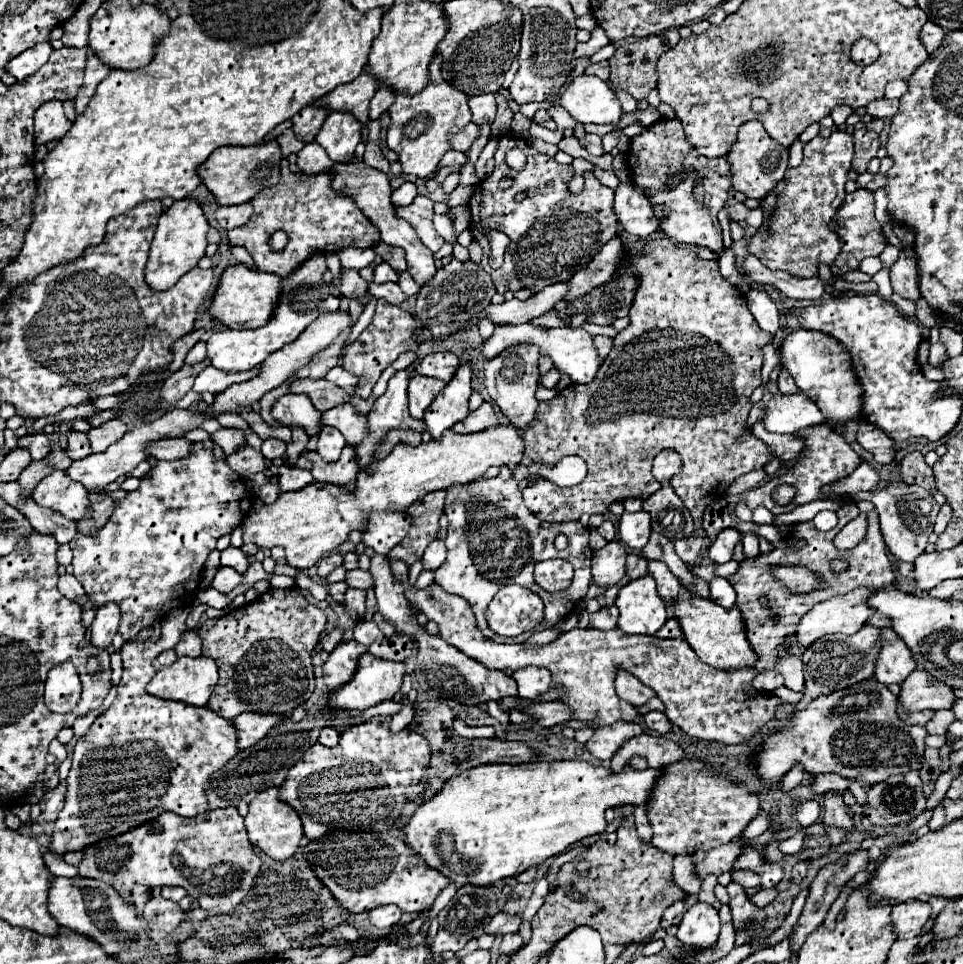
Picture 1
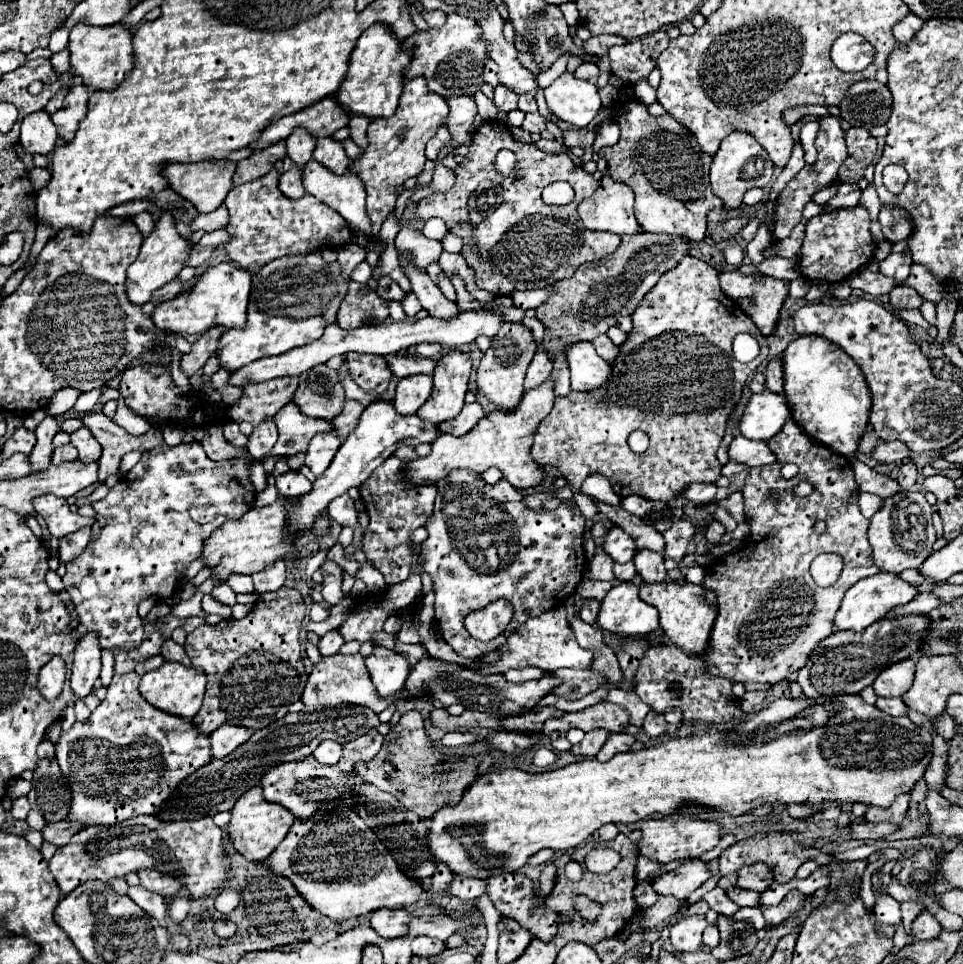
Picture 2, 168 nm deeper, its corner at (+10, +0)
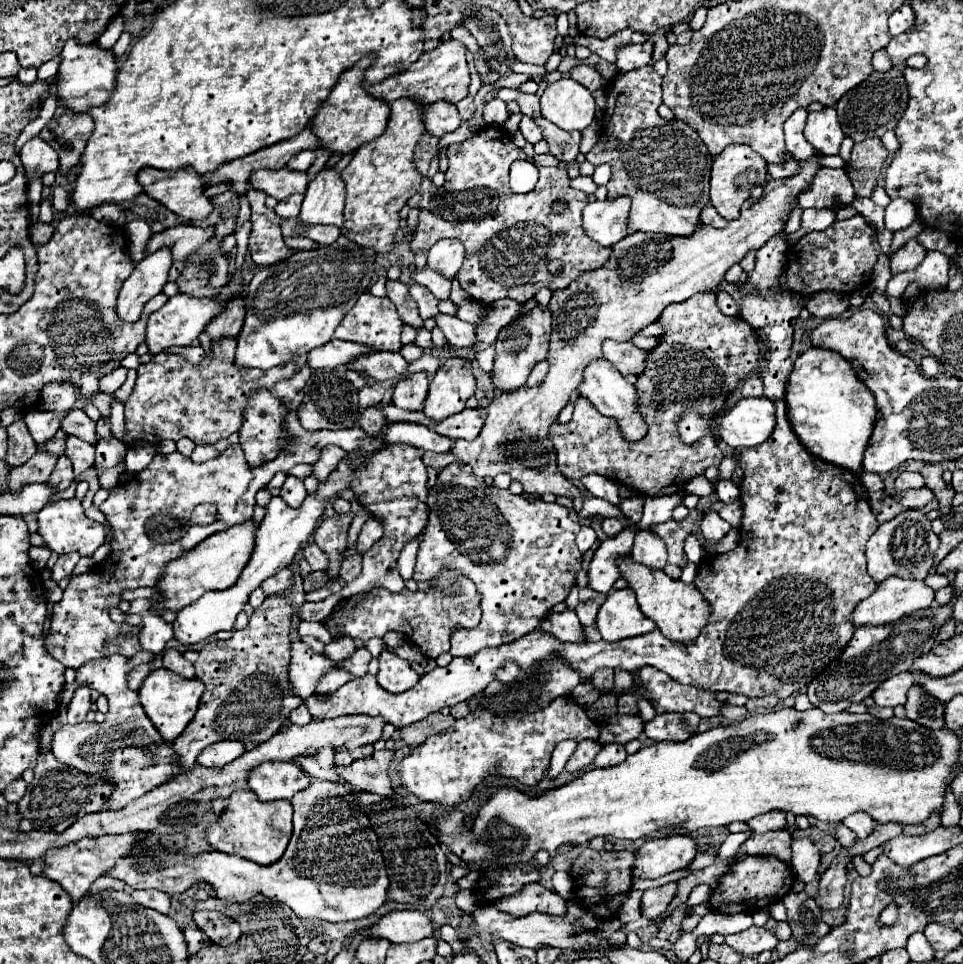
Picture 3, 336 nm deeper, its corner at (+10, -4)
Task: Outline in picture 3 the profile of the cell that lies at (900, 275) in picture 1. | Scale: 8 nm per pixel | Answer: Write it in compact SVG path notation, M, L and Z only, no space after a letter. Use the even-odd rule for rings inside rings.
M912 238L910 242L906 242L904 248L896 250L896 254L890 256L890 268L892 268L892 274L898 274L898 272L904 272L904 270L914 270L926 256L926 248L916 240Z

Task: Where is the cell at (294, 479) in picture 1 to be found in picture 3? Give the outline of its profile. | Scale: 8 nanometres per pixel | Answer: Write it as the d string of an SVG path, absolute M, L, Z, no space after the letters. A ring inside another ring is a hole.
M288 476L286 482L284 482L284 486L282 486L280 498L282 498L288 506L292 506L292 508L300 508L306 496L308 496L308 492L306 492L306 488L304 488L304 482L298 480L296 476Z

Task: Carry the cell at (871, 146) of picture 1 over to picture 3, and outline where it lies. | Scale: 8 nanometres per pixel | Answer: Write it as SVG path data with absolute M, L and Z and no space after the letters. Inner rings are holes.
M868 138L854 144L852 158L846 162L846 174L854 184L856 196L872 196L888 154L890 152L884 148L880 138Z

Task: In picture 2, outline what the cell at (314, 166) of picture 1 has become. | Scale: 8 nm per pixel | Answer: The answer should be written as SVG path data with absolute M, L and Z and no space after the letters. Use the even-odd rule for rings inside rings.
M292 164L290 170L282 172L280 176L280 190L284 196L288 198L300 198L304 196L304 184L302 184L302 166L300 164Z

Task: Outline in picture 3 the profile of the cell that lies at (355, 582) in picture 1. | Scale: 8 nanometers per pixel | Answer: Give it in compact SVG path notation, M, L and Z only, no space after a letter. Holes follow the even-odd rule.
M306 544L302 554L308 560L308 564L312 566L312 570L326 570L328 568L328 558L316 544Z

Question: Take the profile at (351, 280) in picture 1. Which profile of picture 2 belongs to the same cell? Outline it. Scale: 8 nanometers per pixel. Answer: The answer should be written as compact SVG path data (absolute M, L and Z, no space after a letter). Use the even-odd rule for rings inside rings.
M350 282L348 292L338 310L340 328L358 328L364 318L376 318L378 322L388 316L388 304L376 292L368 290L368 286Z

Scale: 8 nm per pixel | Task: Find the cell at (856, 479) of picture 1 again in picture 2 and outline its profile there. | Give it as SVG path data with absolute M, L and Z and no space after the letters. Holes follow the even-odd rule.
M852 458L850 464L852 464L854 478L856 478L856 484L858 484L860 492L870 492L870 494L876 494L880 498L888 498L888 496L900 492L900 486L898 486L896 480L892 480L890 476L884 476L884 474L874 472L862 460Z

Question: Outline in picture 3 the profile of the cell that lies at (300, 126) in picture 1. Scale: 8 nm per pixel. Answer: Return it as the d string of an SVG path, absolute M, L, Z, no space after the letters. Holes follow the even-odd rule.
M302 150L302 152L298 152L288 164L286 164L286 168L288 170L300 170L300 172L306 172L310 166L312 166L312 162L314 162L314 150Z

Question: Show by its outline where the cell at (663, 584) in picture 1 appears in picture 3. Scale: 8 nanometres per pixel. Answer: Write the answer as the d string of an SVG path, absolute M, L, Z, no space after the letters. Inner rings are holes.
M640 530L636 534L636 540L634 540L630 556L636 562L644 564L644 566L662 570L666 566L666 546L664 546L664 540L660 536L656 536L654 532L650 532L650 530Z

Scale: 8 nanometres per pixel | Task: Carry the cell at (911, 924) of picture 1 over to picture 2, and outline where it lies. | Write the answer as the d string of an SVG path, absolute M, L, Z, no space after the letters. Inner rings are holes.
M922 910L914 922L912 922L912 938L914 940L930 940L930 938L936 938L940 934L942 926L938 924L938 920L928 912L928 910Z

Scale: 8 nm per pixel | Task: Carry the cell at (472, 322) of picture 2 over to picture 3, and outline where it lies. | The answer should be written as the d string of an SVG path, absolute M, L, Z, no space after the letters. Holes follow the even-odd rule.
M332 338L332 342L320 346L320 350L312 350L312 354L308 354L308 364L314 370L316 368L336 368L336 366L344 366L344 364L352 362L354 358L358 358L360 354L364 354L368 350L370 348L366 348L366 346Z

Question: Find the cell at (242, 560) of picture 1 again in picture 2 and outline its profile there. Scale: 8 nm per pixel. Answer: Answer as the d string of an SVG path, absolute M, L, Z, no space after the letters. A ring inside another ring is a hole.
M232 574L232 578L226 580L226 584L234 590L234 592L254 592L254 586L252 586L252 576L246 576L246 574Z

